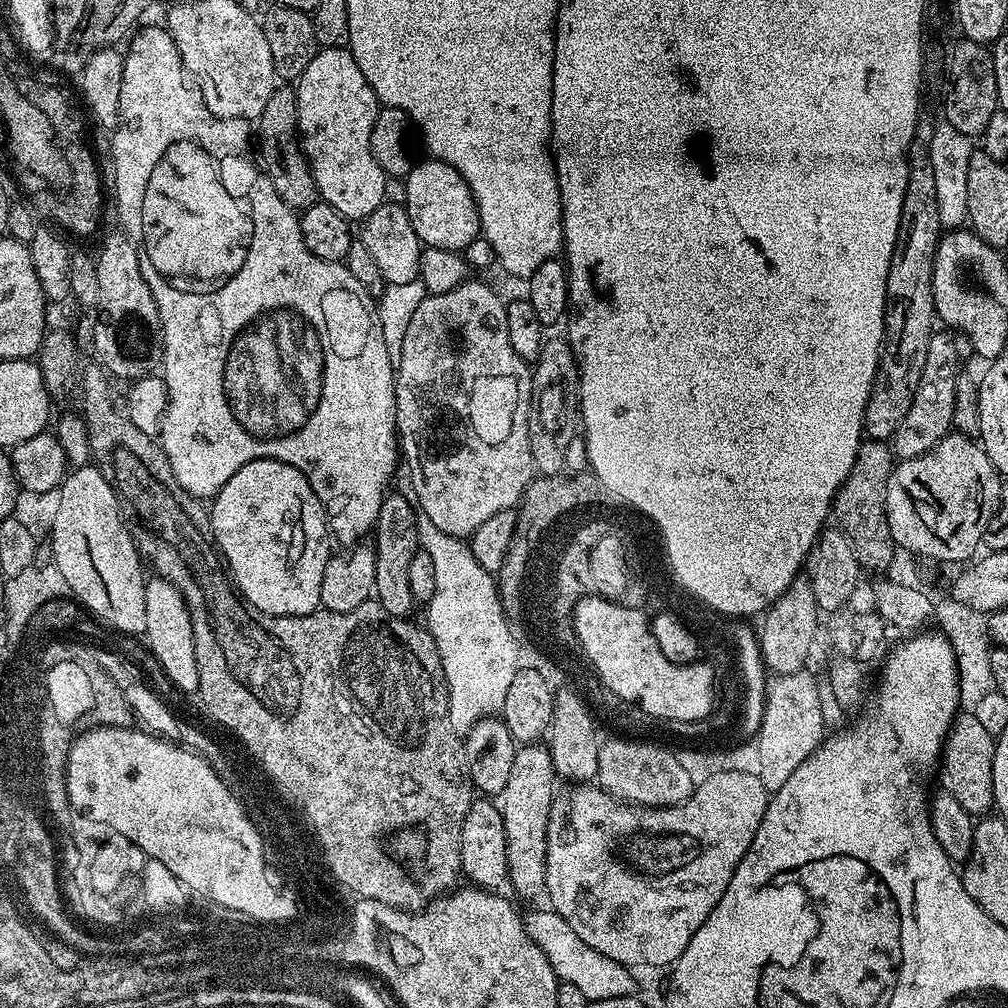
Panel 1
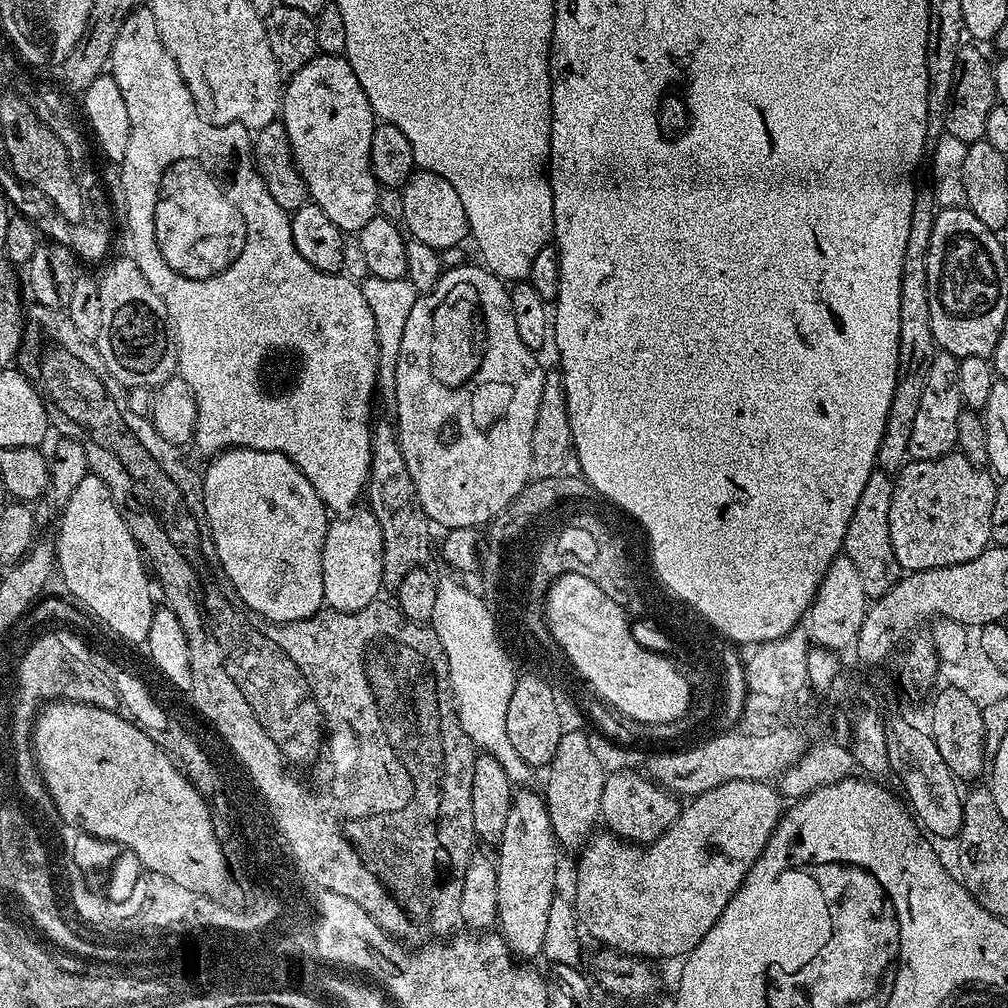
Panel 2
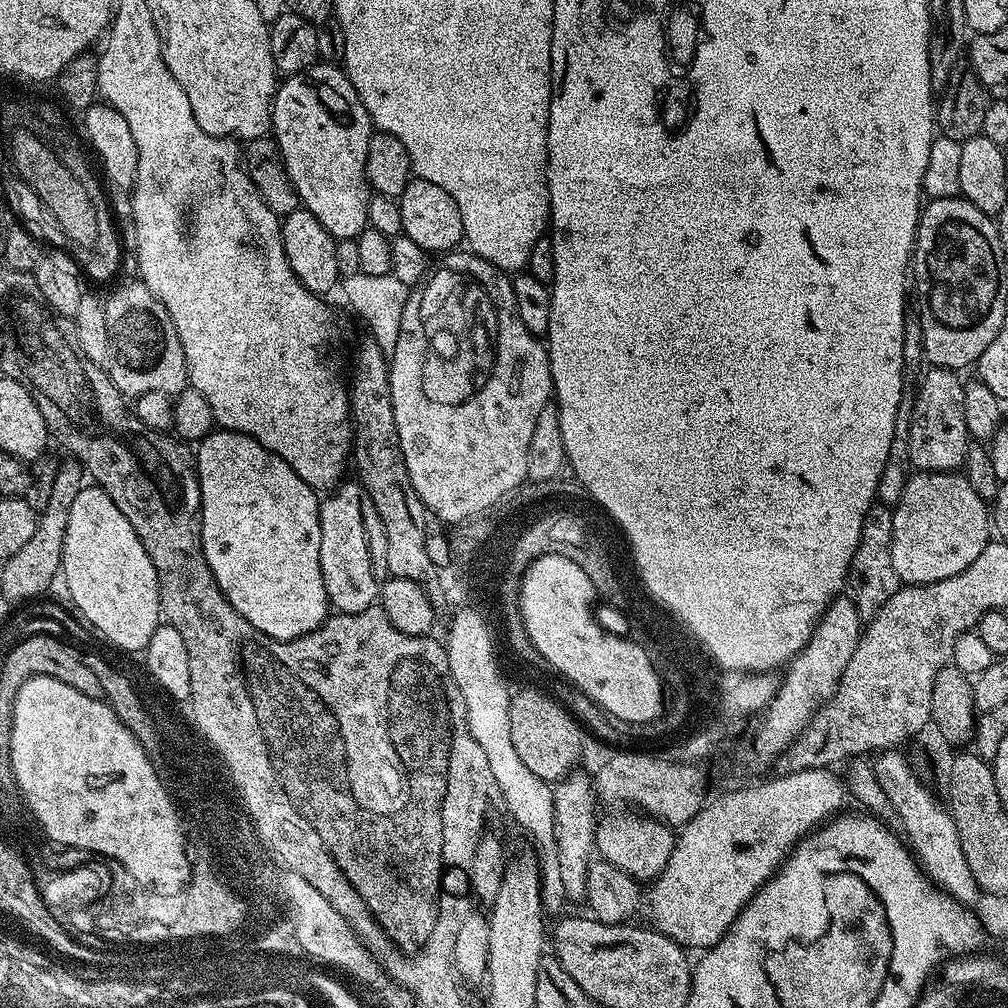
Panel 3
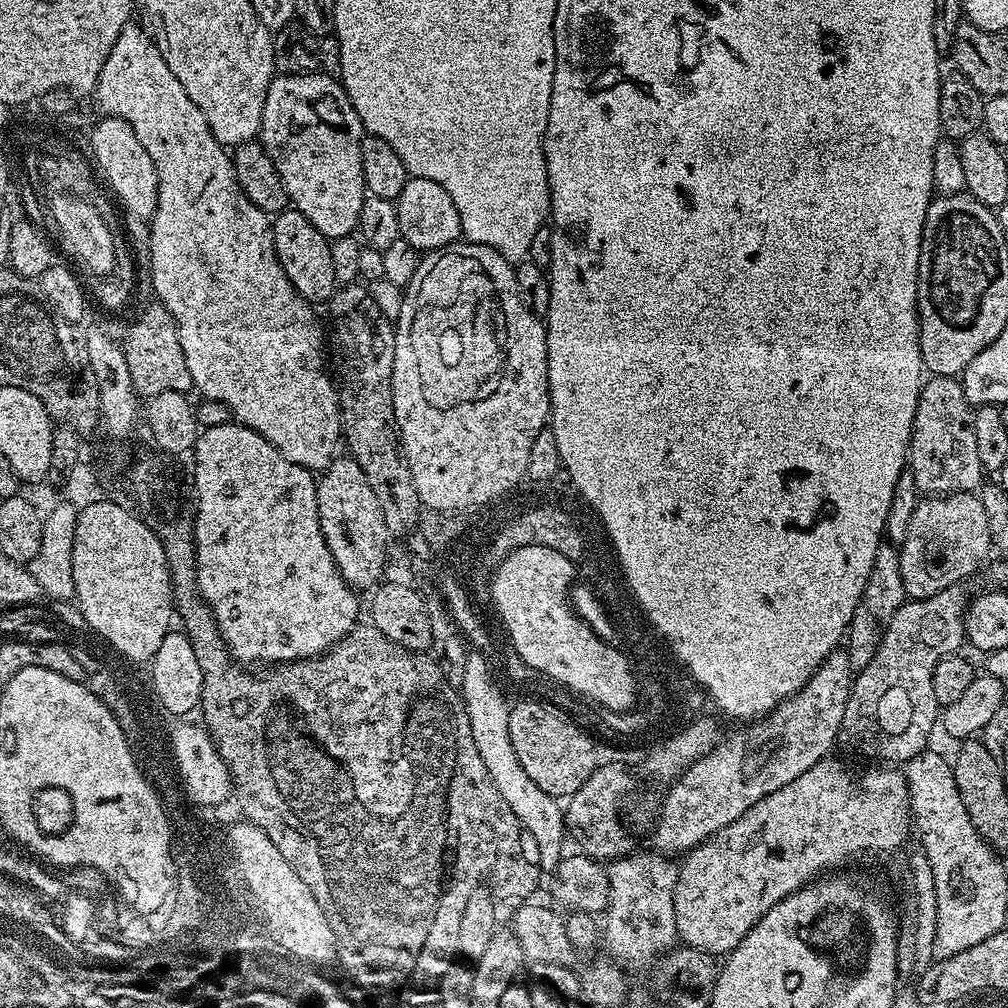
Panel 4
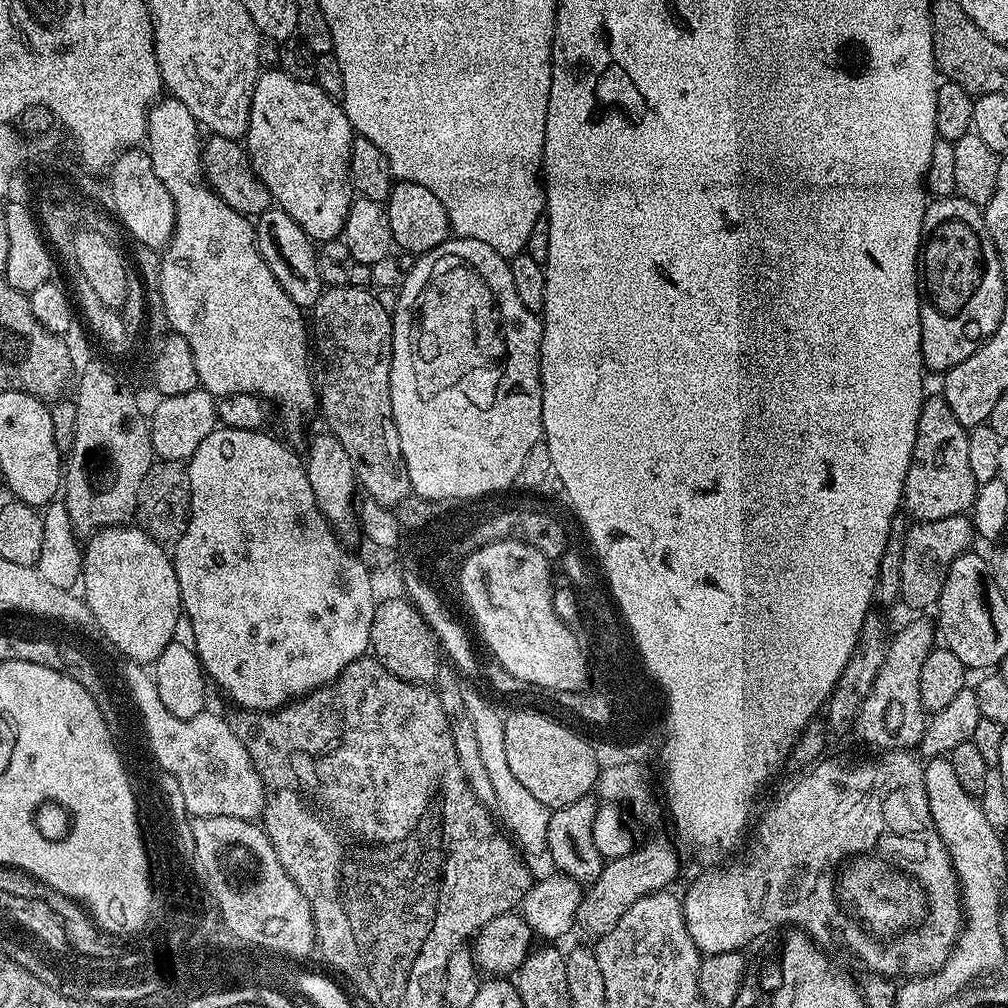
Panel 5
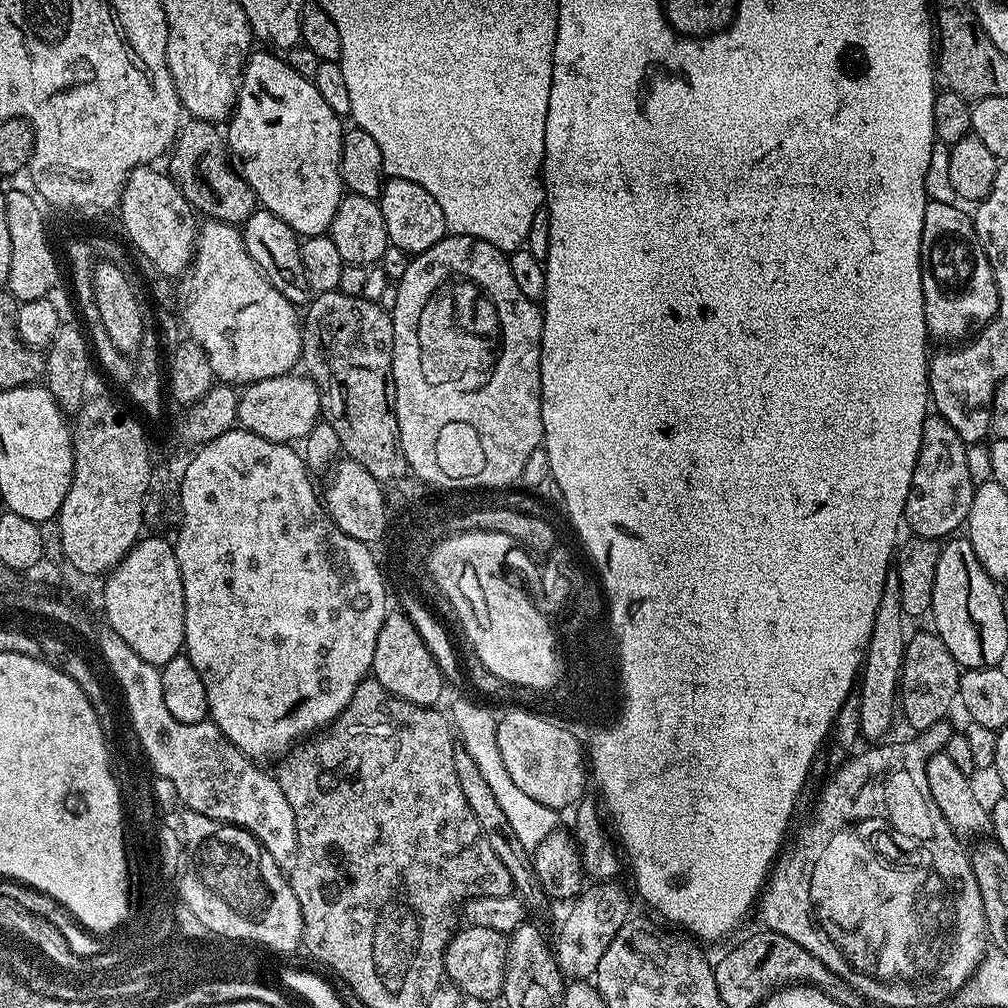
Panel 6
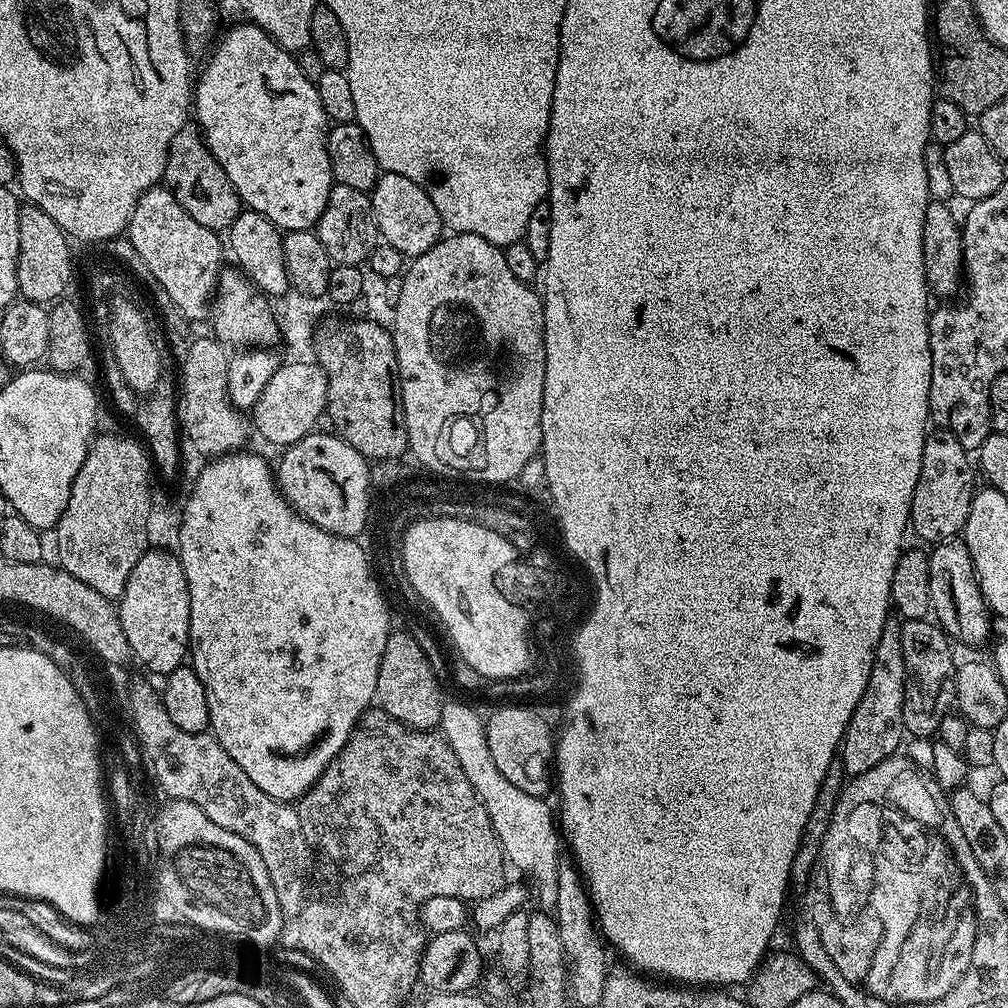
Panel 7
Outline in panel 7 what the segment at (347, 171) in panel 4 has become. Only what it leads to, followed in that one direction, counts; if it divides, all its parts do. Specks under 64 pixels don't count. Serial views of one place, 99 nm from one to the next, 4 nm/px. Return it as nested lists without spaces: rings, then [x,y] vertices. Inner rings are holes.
[[[243,23],[234,25],[217,42],[212,57],[195,77],[195,123],[245,209],[262,214],[284,232],[315,229],[334,183],[328,153],[328,115],[322,110],[315,83],[298,70],[295,55],[274,42],[257,24]]]

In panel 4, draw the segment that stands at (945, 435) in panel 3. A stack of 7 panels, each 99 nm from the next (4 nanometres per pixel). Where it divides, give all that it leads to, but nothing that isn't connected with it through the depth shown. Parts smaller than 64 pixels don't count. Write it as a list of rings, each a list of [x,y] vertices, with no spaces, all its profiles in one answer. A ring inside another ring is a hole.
[[[932,376],[921,383],[906,468],[912,473],[912,481],[920,494],[949,496],[955,492],[975,493],[979,489],[982,469],[974,443],[970,405],[957,377]]]

